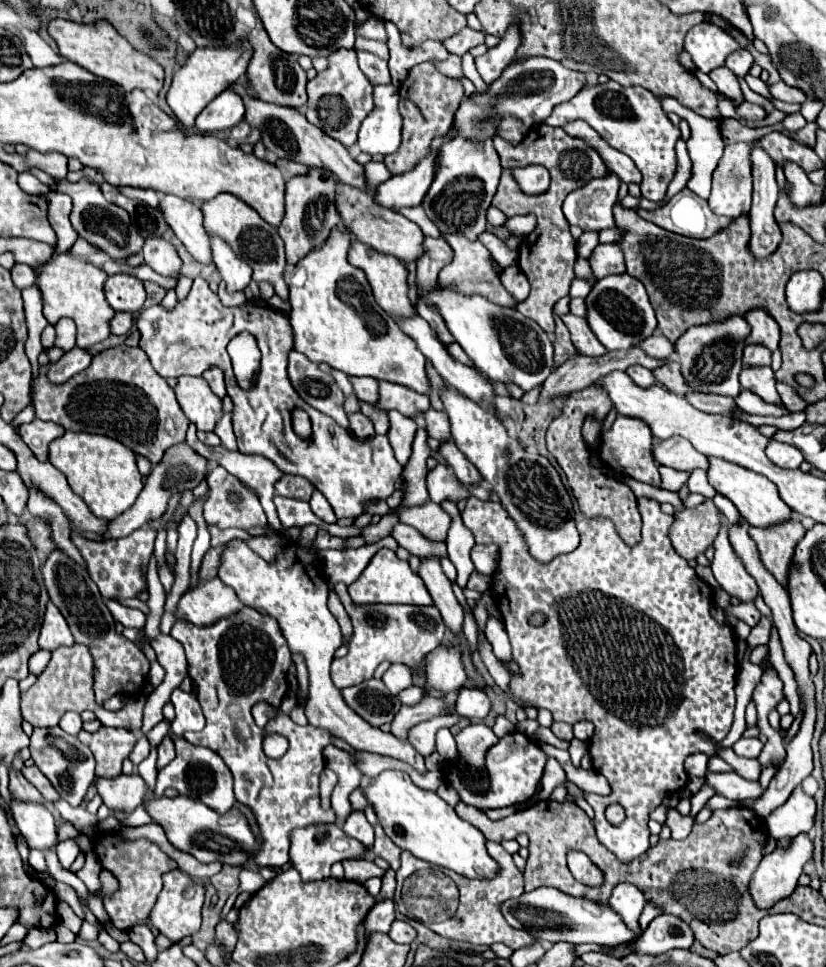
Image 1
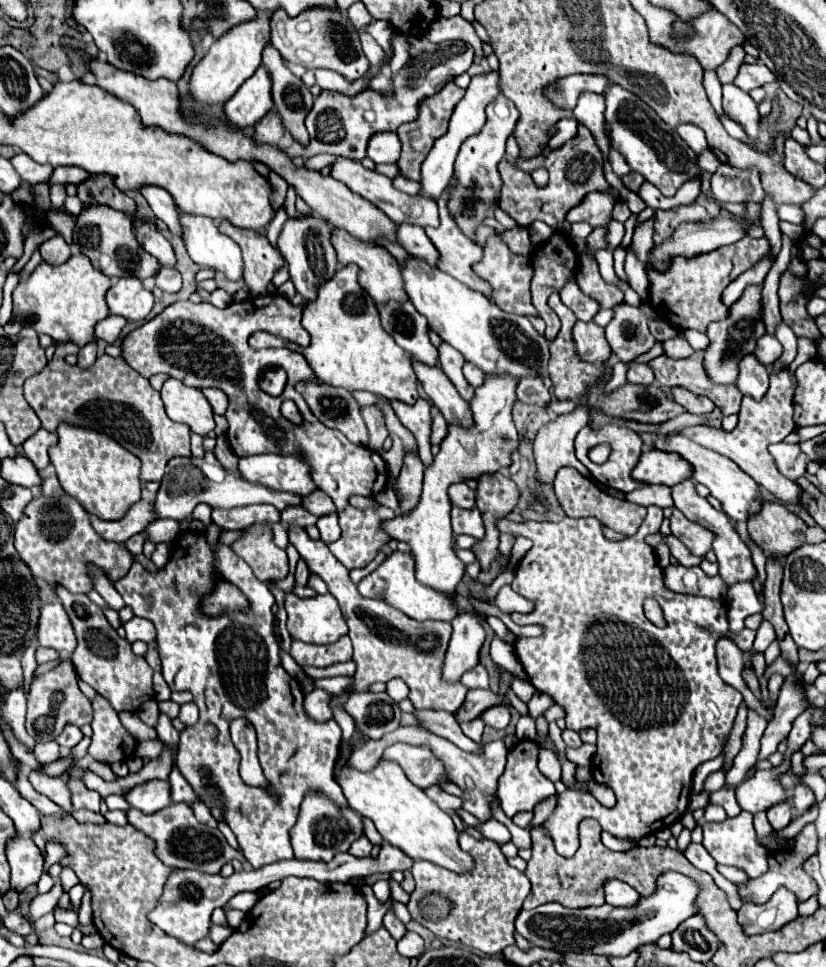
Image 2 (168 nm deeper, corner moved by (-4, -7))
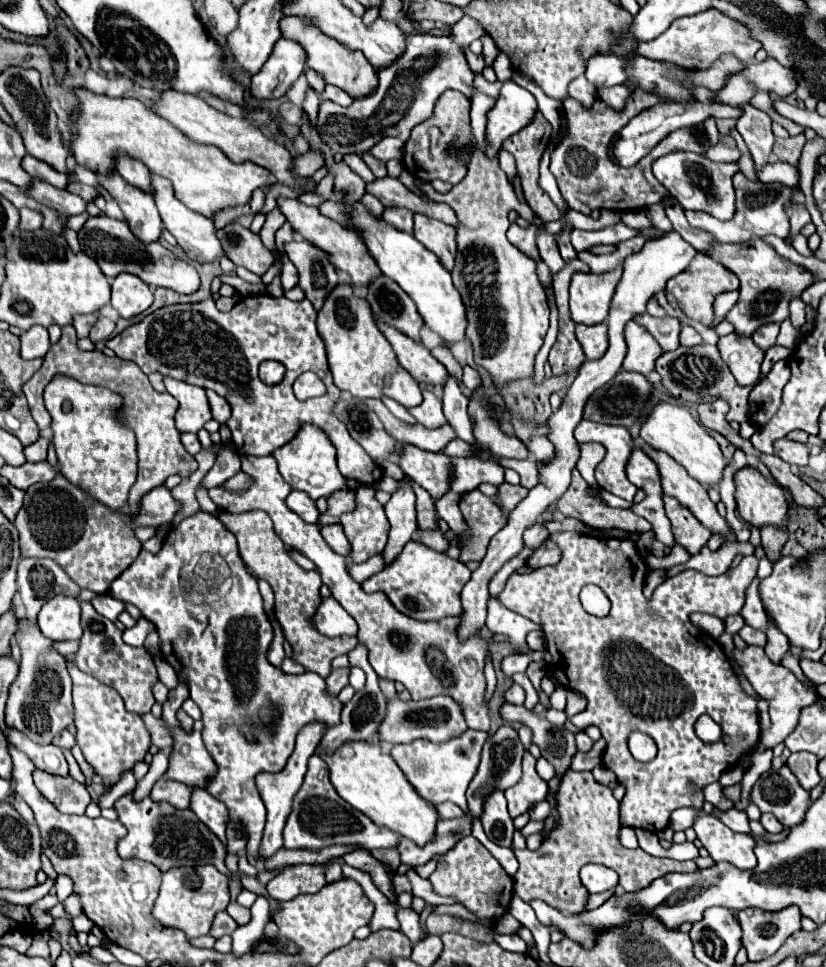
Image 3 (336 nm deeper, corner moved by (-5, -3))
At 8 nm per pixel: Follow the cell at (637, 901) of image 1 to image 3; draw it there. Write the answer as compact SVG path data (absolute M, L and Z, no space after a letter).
M585 864L581 868L581 882L589 890L589 894L605 892L619 886L619 876L615 870L599 864Z

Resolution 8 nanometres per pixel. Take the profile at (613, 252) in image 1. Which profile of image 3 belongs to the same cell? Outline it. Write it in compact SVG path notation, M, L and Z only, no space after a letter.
M747 104L741 118L737 120L736 129L751 155L755 156L755 168L765 166L775 142L775 136L771 132L771 118L765 112Z

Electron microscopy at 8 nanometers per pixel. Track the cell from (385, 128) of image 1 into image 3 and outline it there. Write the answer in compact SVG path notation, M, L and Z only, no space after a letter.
M383 138L379 144L375 144L371 148L371 154L383 162L387 162L391 158L401 158L403 156L403 142L395 140L395 138Z

